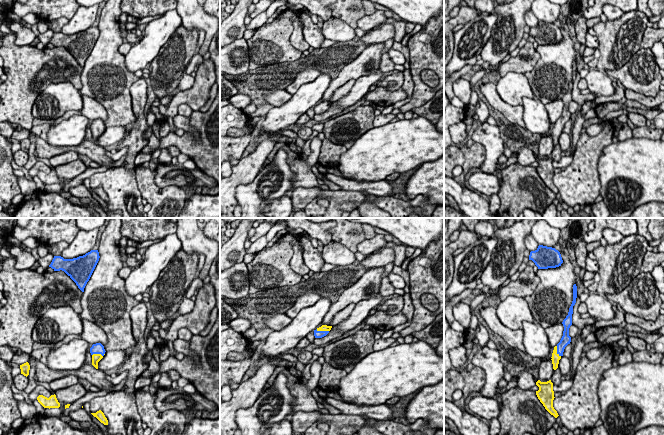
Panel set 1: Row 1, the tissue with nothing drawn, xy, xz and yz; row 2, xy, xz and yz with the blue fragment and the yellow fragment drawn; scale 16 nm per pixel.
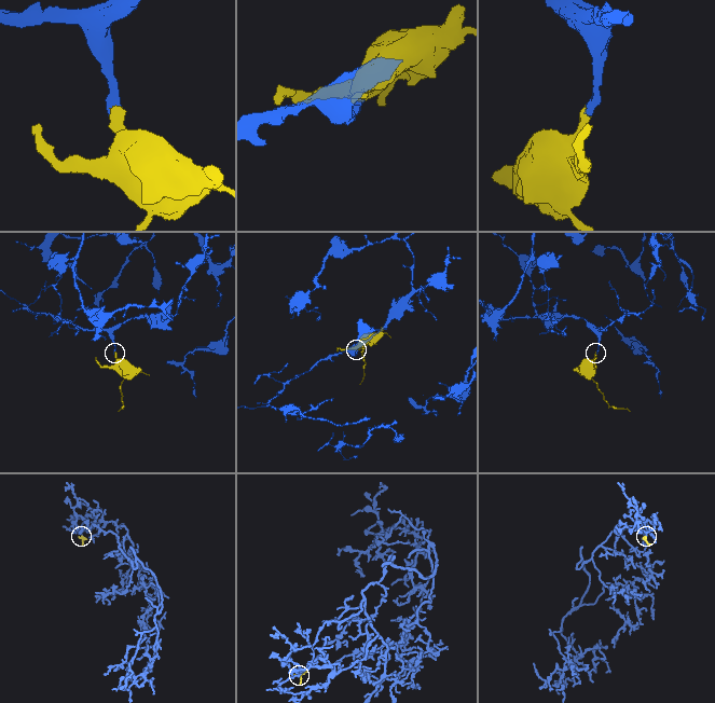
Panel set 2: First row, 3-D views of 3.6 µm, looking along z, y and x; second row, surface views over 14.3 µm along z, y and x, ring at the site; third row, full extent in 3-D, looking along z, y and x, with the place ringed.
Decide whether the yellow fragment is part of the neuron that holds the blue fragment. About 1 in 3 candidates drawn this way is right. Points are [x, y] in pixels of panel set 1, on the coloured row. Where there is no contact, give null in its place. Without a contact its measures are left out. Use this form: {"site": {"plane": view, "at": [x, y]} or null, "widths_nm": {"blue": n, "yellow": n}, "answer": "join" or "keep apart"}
{"site": {"plane": "xz", "at": [322, 331]}, "widths_nm": {"blue": 130, "yellow": 100}, "answer": "join"}

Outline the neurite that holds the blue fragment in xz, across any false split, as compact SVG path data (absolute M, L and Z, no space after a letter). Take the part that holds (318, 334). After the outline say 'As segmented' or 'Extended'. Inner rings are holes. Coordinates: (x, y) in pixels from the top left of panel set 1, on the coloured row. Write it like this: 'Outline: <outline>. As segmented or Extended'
Outline: M322 325L321 327L314 330L315 338L322 338L326 336L331 330L332 326Z. Extended

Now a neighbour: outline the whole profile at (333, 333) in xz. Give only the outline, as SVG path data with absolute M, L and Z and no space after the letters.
M337 325L332 326L331 330L329 331L329 333L326 336L324 336L322 338L315 338L314 344L318 345L318 346L322 345L322 344L326 344L329 341L342 336L344 333L346 333L346 332L339 332L338 331L338 326Z

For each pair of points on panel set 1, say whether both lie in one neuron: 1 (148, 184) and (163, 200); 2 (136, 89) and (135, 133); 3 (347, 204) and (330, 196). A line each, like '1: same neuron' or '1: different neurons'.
1: same neuron
2: same neuron
3: same neuron

